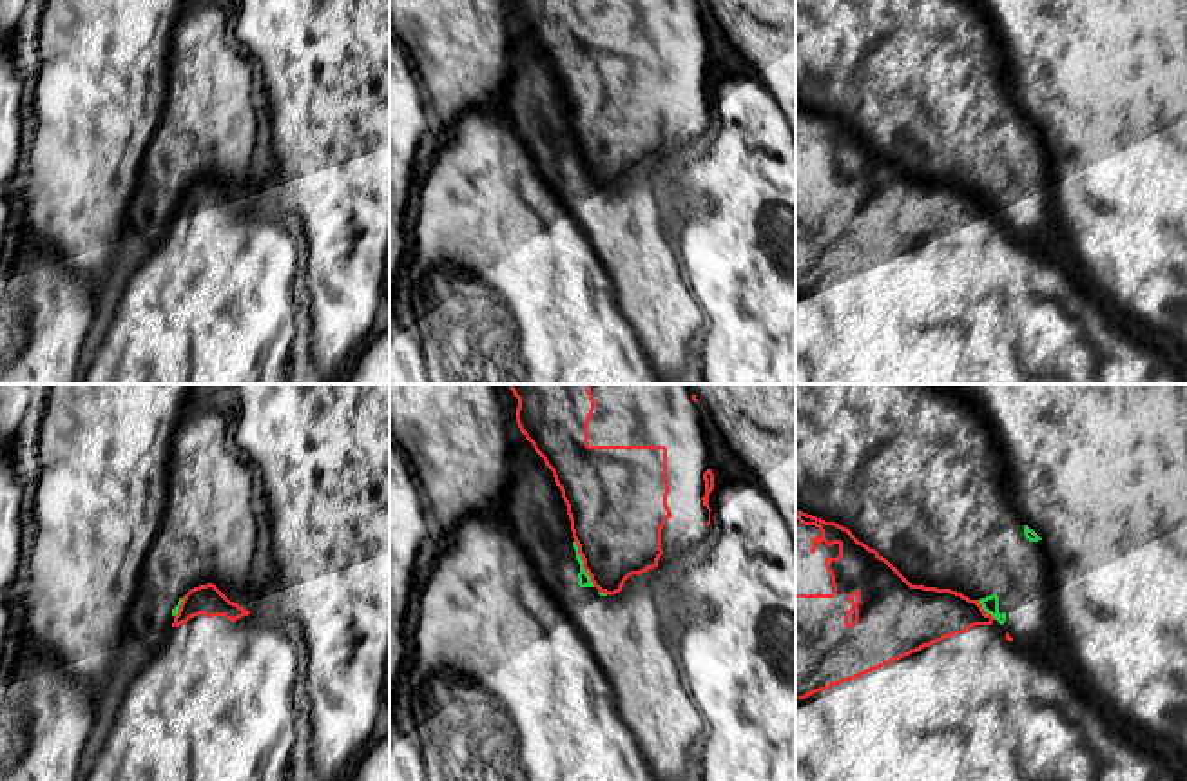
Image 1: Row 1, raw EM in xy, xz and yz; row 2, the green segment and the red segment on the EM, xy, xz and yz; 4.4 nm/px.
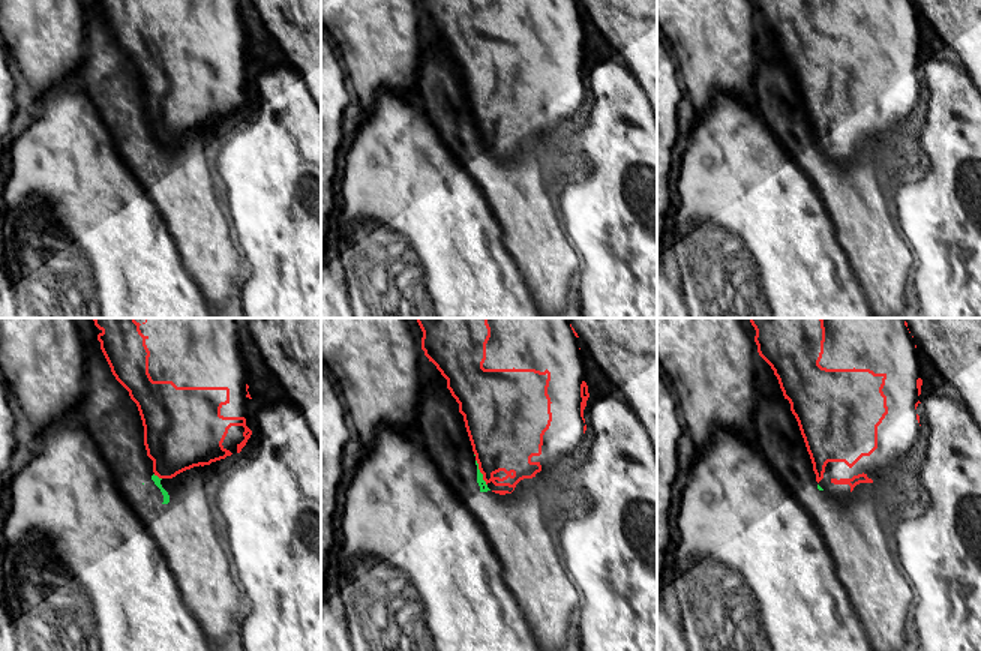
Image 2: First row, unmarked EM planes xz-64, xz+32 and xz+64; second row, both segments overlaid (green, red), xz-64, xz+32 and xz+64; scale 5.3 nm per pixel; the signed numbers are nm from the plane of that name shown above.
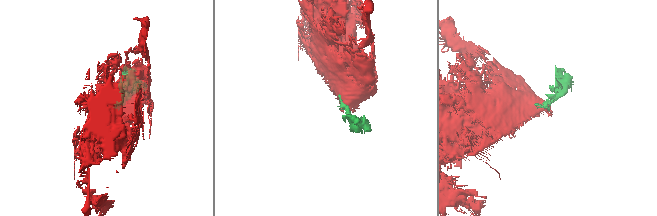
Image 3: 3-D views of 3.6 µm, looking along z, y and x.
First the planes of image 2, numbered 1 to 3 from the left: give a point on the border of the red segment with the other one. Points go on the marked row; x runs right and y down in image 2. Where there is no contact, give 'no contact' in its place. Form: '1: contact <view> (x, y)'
1: contact xz-64 (156, 476)
2: contact xz+32 (480, 473)
3: no contact

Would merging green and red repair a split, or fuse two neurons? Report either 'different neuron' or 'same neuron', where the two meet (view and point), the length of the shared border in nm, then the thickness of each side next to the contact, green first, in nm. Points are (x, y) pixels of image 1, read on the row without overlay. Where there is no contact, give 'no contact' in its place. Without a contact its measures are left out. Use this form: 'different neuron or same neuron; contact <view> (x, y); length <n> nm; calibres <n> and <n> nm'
different neuron; contact xz (582, 158); length 220 nm; calibres 60 and 400 nm

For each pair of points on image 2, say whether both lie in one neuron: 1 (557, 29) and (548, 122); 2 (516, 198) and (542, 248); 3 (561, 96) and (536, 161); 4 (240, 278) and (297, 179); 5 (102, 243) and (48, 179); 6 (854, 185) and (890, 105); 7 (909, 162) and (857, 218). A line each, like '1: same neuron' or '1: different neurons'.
1: same neuron
2: same neuron
3: different neurons
4: different neurons
5: same neuron
6: different neurons
7: different neurons

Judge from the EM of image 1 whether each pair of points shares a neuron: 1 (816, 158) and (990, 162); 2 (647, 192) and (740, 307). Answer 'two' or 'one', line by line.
1: two
2: two

